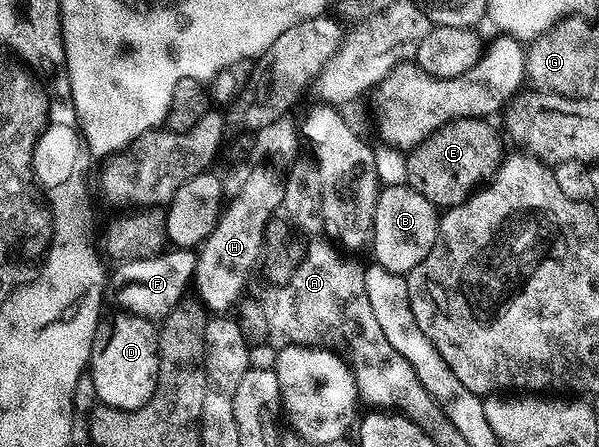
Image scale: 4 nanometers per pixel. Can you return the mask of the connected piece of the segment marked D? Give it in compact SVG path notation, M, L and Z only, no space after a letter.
M119 313L112 321L100 320L95 331L89 372L99 401L110 409L133 411L145 407L155 394L159 375L159 330L156 322L145 317Z

